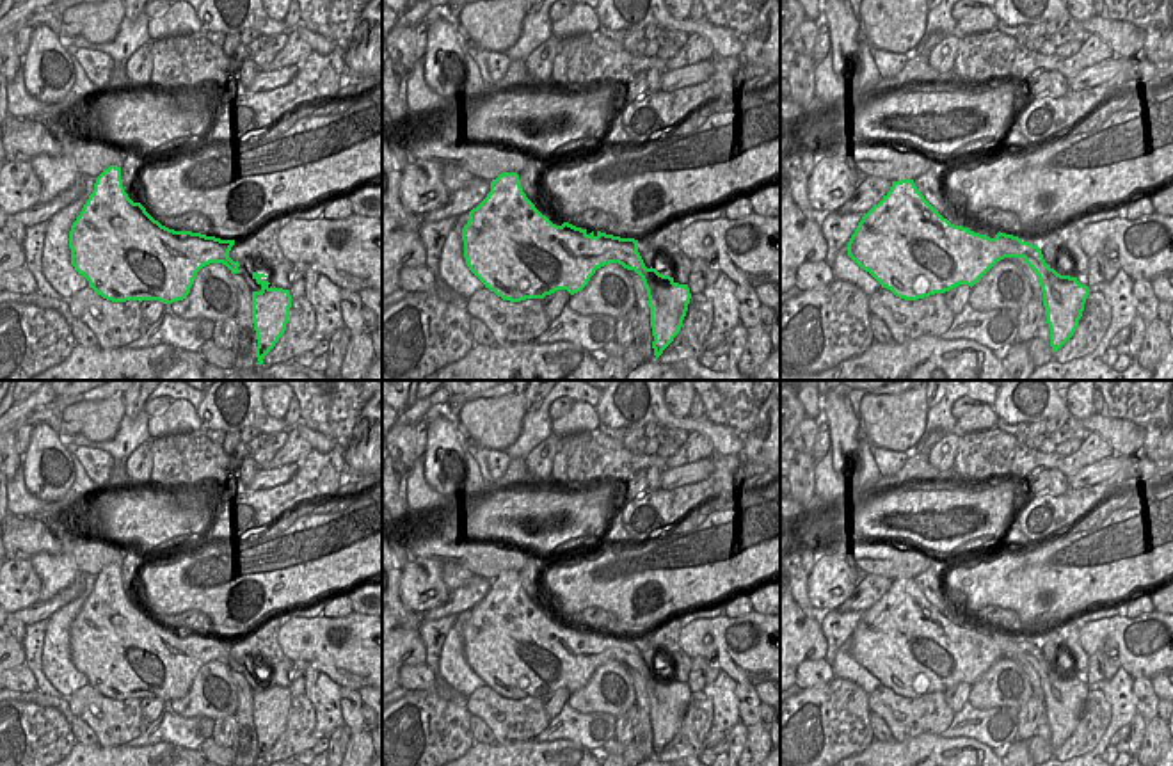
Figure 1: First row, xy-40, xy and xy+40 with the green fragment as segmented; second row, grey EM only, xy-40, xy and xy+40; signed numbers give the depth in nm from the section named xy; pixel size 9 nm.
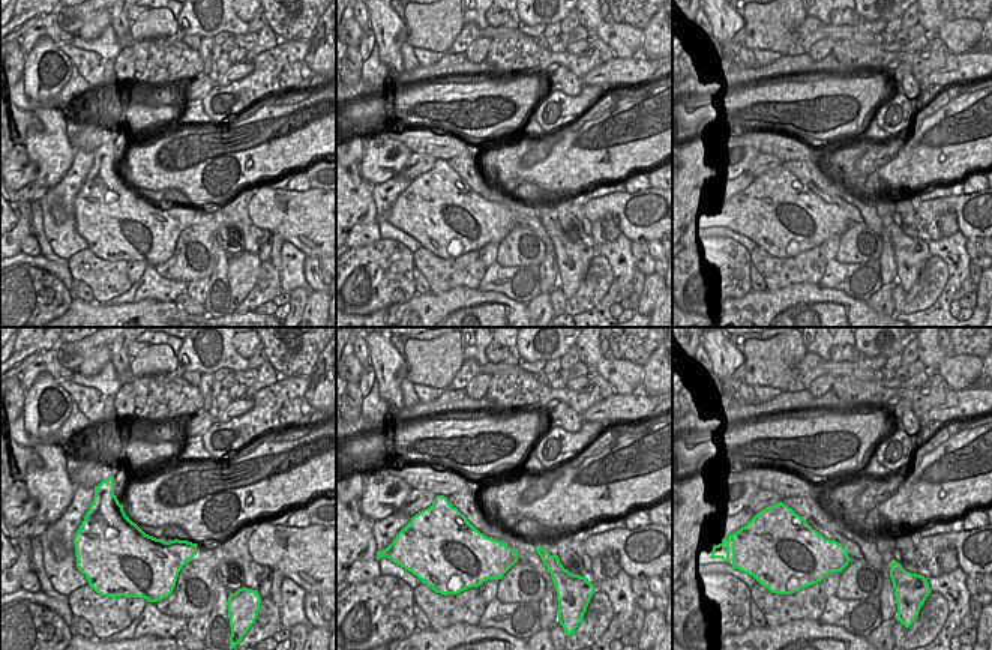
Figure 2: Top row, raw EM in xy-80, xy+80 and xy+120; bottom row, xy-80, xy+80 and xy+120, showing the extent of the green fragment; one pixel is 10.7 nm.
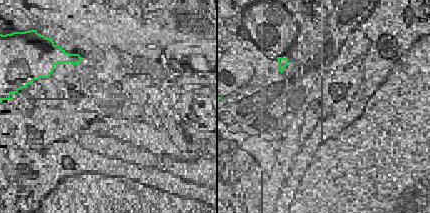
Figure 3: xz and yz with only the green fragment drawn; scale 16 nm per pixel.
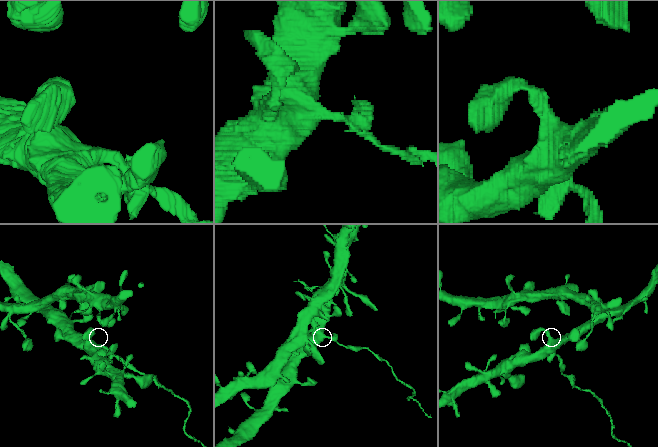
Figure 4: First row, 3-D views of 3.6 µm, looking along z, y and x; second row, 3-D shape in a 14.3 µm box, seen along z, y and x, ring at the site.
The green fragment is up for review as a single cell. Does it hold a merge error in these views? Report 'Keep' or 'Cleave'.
Cleave

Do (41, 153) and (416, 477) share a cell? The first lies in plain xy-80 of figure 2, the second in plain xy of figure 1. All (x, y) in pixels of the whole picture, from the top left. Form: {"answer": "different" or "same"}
{"answer": "different"}

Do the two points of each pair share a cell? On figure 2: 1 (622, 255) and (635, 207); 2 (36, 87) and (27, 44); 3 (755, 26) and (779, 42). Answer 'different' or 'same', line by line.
1: different
2: different
3: same

